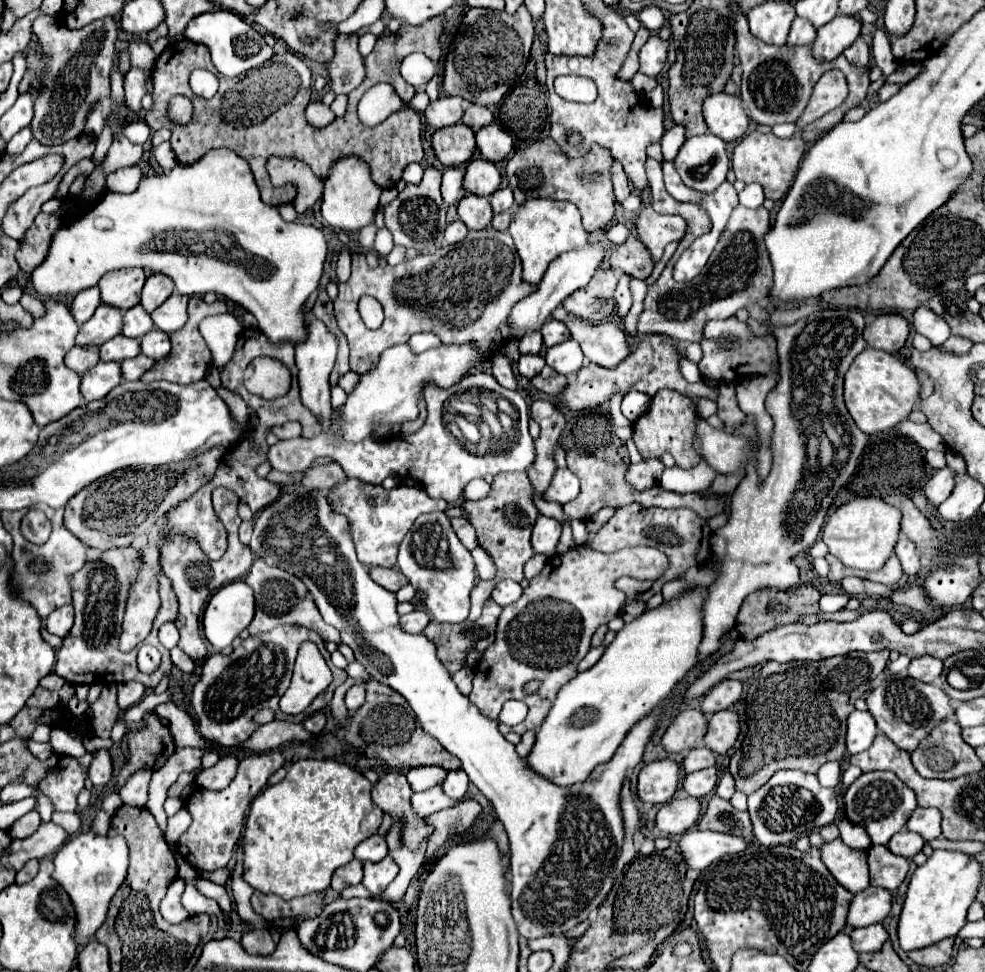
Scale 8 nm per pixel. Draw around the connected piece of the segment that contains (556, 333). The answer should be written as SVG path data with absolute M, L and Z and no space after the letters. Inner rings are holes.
M548 320L544 326L542 326L542 336L544 336L544 346L556 346L556 344L560 344L560 342L564 342L564 340L570 340L570 332L568 332L568 328L562 324L562 322L558 322L558 320Z

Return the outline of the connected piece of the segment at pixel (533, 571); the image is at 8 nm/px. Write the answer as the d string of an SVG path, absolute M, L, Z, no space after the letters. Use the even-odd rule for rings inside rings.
M536 553L526 564L524 565L524 577L528 580L534 578L542 568L548 562L548 558L543 554Z

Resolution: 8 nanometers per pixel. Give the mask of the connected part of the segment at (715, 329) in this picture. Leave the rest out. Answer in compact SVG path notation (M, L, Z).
M736 316L728 320L708 322L700 346L704 352L704 358L700 362L700 372L702 376L710 376L714 380L734 380L734 378L742 380L752 372L770 372L774 368L774 358L778 358L774 336L752 338L746 324L740 322Z

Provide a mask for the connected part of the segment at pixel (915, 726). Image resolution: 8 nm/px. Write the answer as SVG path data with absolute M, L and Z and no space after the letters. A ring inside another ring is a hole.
M890 676L888 680L882 682L872 694L866 698L868 712L874 716L876 726L880 732L884 732L898 748L912 752L918 742L948 714L952 714L950 698L942 688L936 684L924 684L920 680L914 680L910 676L900 678L900 676Z

